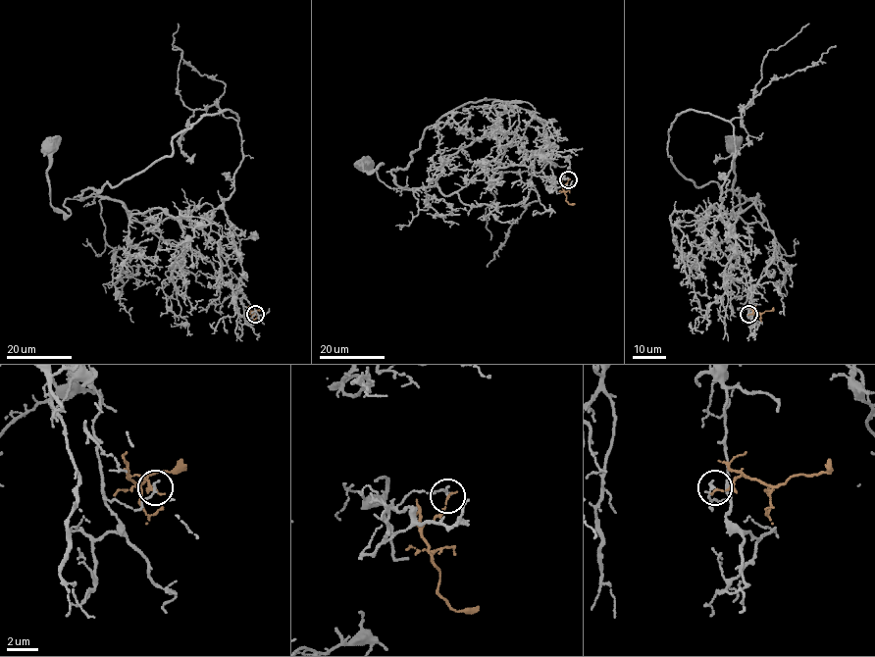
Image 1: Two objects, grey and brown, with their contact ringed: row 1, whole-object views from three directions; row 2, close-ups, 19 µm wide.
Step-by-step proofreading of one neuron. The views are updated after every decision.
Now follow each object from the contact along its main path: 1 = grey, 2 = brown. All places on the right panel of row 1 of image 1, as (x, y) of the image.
1: (748, 314), (749, 271), (734, 224), (764, 220), (758, 196), (733, 216), (741, 208), (734, 143)
2: (748, 314), (772, 309)

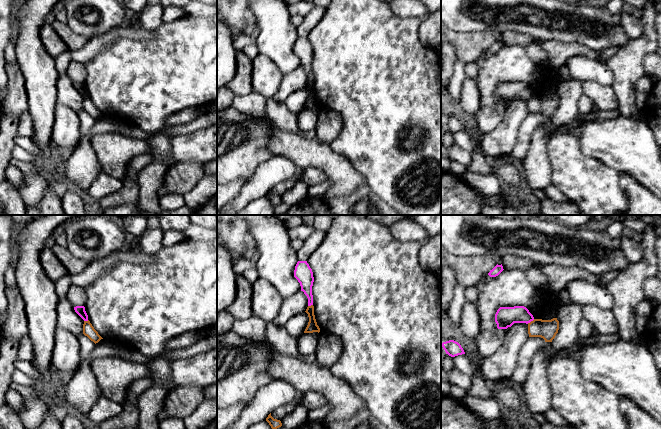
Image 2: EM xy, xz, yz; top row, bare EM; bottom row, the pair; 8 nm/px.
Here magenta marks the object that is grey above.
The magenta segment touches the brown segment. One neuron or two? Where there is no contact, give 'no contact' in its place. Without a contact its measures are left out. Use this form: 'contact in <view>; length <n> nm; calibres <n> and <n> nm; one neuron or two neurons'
contact in yz; length 70 nm; calibres 170 and 160 nm; two neurons

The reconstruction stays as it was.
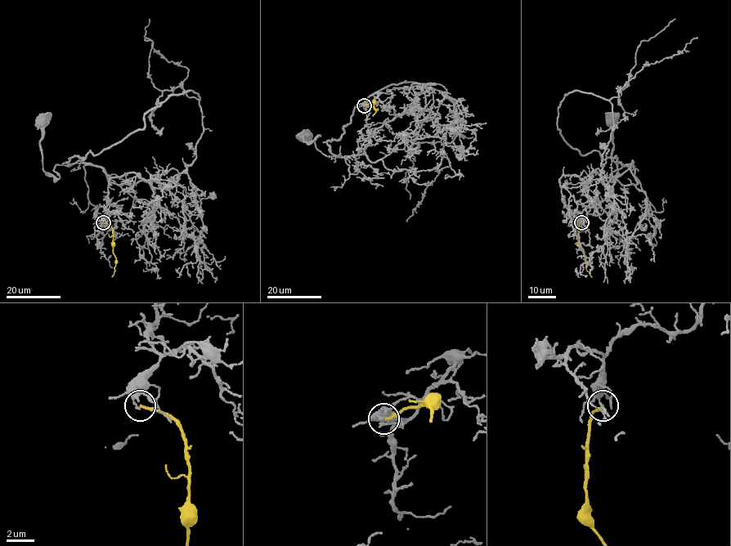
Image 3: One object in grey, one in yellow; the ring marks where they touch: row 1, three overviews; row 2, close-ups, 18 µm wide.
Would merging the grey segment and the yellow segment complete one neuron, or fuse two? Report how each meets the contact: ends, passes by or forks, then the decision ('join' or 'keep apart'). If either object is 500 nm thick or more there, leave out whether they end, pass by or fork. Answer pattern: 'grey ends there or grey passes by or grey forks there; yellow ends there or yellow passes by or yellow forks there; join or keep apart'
grey ends there; yellow ends there; keep apart

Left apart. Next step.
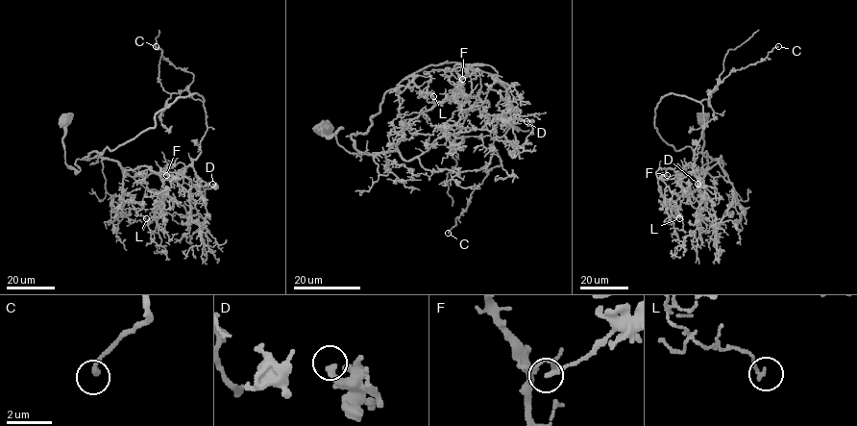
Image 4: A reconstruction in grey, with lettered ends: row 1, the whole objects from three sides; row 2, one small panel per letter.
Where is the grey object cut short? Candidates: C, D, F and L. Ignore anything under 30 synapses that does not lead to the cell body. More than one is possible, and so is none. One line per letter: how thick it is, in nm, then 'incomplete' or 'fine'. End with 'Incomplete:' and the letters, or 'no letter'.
C: 240 nm | incomplete
D: 360 nm | fine
F: 130 nm | fine
L: 140 nm | fine
Incomplete: C

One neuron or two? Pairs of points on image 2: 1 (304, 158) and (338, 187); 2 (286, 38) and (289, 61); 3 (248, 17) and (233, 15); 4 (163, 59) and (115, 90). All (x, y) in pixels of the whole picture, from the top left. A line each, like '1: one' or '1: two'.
1: one
2: one
3: one
4: one

